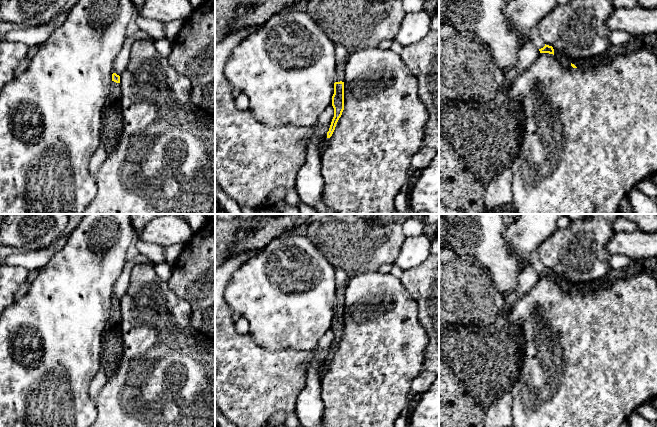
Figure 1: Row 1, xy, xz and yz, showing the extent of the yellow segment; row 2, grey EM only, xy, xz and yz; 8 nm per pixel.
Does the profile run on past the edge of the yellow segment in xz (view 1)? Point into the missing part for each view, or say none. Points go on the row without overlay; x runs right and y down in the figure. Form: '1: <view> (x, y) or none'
1: xz (340, 289)

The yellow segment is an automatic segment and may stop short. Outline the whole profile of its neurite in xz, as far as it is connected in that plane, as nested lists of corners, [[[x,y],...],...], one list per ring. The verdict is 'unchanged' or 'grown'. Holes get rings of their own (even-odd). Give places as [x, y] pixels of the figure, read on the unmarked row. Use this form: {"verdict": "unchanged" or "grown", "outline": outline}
{"verdict": "grown", "outline": [[[347,284],[336,285],[336,299],[334,302],[334,318],[332,320],[332,330],[334,341],[332,343],[327,362],[330,362],[335,354],[336,348],[344,334],[344,300]]]}

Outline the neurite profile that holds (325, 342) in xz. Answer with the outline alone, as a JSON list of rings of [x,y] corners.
[[[261,249],[237,253],[224,265],[215,269],[215,406],[237,427],[279,427],[286,417],[295,413],[299,394],[307,383],[307,370],[317,355],[331,348],[333,330],[327,331],[313,351],[268,350],[258,345],[250,334],[239,334],[233,321],[233,313],[225,299],[225,289],[235,271]]]

